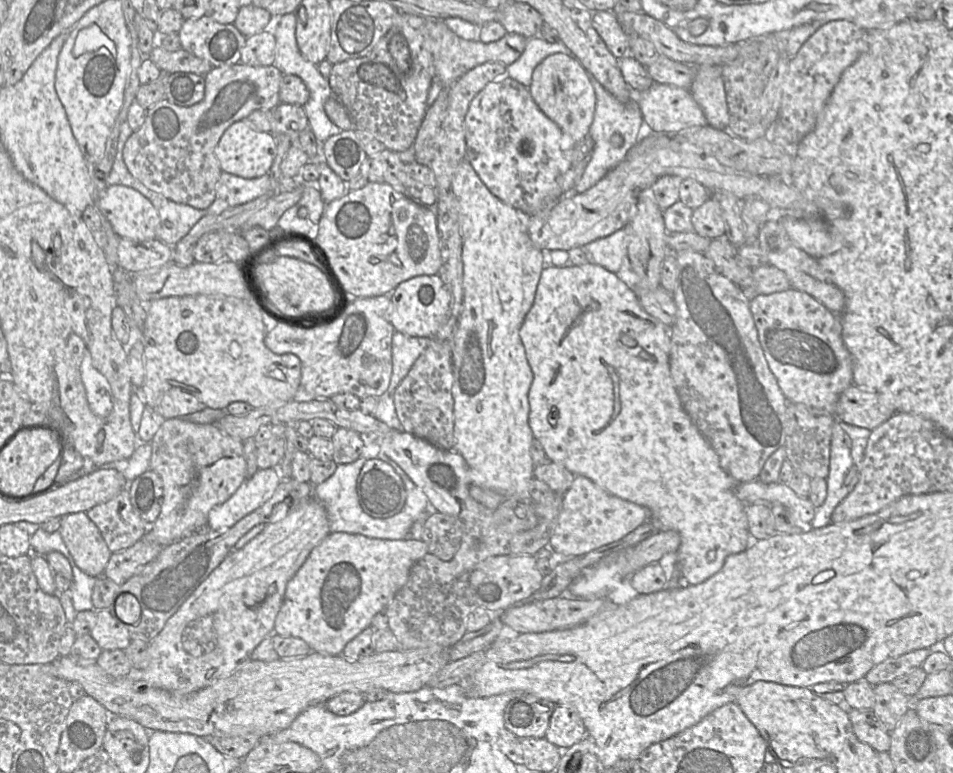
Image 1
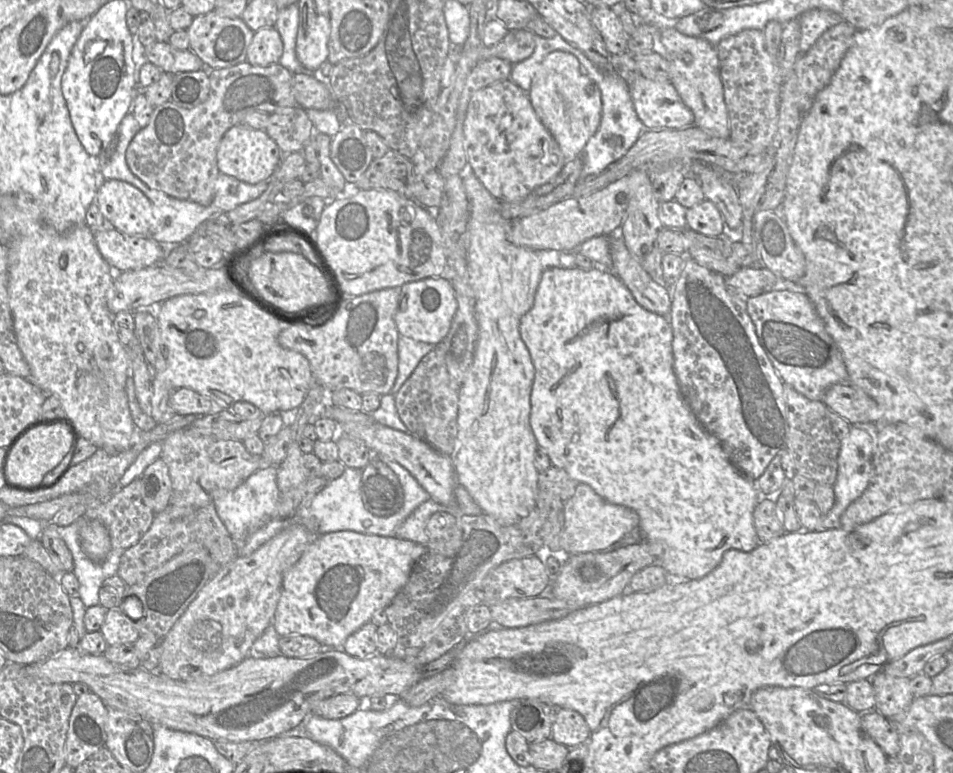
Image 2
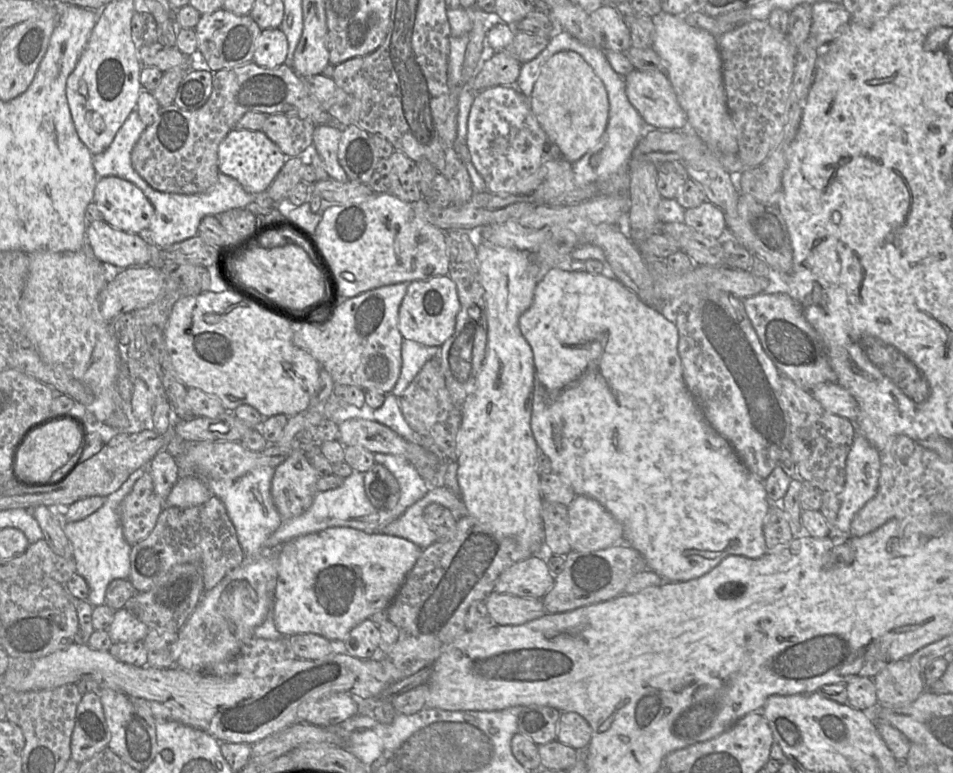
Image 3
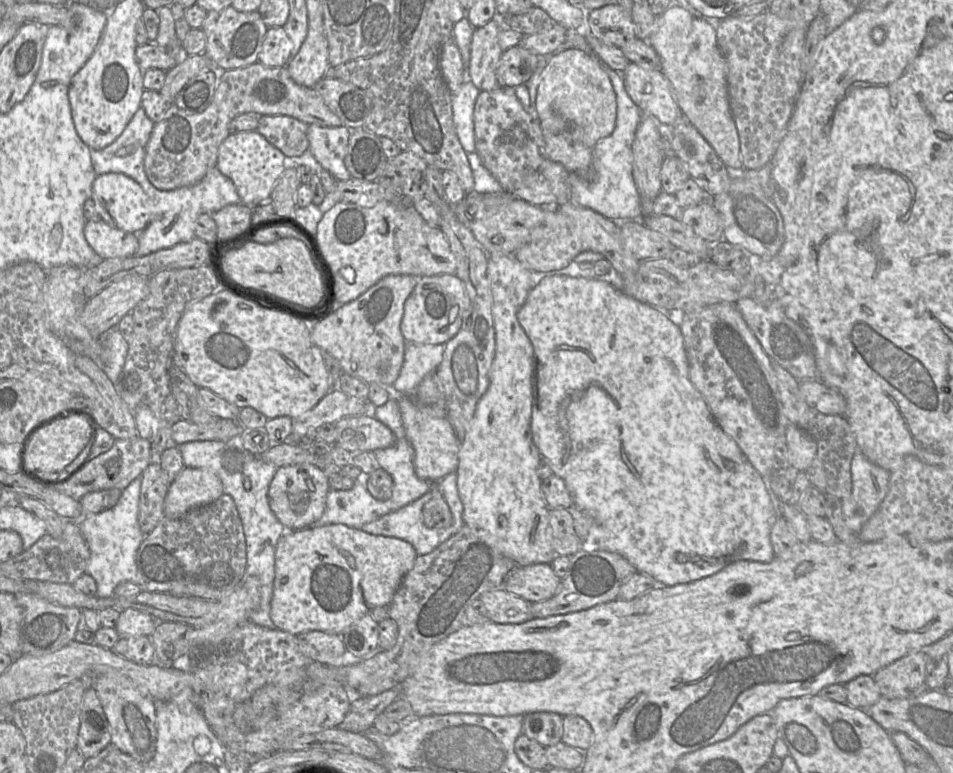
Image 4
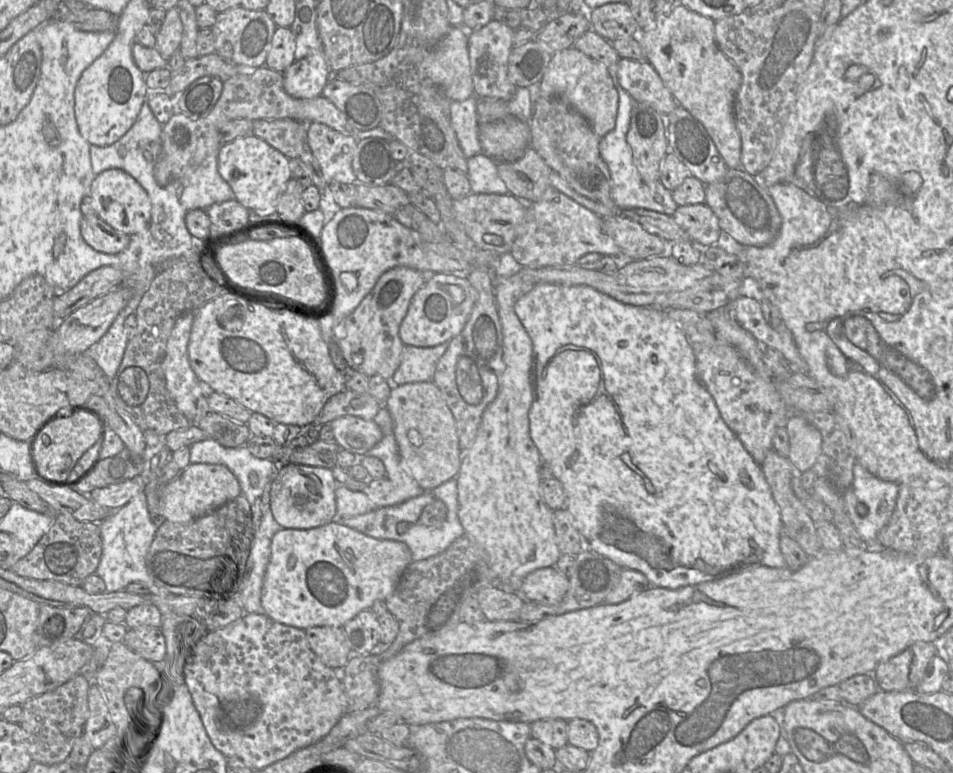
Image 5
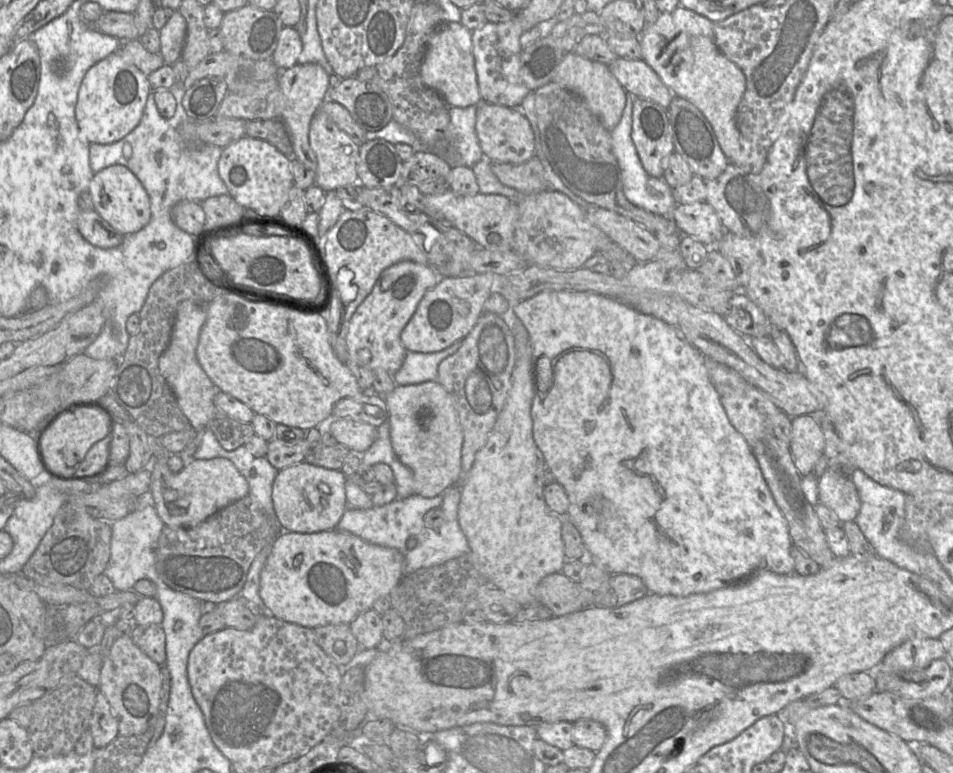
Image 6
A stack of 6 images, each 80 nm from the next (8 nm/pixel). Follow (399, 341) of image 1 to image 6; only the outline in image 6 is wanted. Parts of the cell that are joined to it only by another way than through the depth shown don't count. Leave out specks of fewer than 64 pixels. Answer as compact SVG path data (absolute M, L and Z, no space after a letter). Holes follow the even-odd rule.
M457 340L448 348L434 353L418 353L406 351L404 362L393 374L396 385L421 384L437 381L437 370L440 362L458 351L463 342Z

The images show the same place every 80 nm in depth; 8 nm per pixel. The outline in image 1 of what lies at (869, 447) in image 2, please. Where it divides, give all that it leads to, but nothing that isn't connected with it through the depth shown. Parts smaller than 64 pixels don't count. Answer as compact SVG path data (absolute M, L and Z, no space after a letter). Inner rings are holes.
M840 420L834 423L830 445L829 474L826 477L827 496L824 503L815 508L815 515L810 523L811 528L822 528L832 523L831 516L834 509L856 486L870 433L869 429Z

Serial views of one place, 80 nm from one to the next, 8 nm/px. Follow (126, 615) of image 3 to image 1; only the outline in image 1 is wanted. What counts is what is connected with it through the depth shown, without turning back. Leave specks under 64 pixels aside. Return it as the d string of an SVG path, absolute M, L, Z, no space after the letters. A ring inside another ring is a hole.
M107 609L96 611L97 621L89 635L97 642L102 650L124 650L131 643L127 624L112 616Z

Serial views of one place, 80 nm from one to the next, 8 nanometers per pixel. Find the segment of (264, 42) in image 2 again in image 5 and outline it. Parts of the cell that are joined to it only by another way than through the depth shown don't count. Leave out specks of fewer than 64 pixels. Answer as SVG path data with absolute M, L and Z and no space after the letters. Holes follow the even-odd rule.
M277 27L266 57L265 66L283 73L294 61L296 50L295 36L288 27Z

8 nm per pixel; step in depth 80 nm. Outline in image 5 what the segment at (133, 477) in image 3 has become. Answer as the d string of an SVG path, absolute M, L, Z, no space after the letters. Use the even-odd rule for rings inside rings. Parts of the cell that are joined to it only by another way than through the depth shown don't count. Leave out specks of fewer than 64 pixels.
M140 490L124 506L98 524L102 553L95 574L103 579L106 592L122 591L132 582L141 582L146 585L151 594L173 595L164 589L159 589L147 571L146 554L154 539L158 521L155 521L148 511L144 491Z

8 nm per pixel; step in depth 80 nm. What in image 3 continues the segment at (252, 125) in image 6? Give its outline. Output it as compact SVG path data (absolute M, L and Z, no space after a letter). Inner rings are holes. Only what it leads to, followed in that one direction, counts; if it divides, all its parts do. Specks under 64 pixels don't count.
M268 115L261 131L288 157L306 156L312 149L316 125L297 116Z

